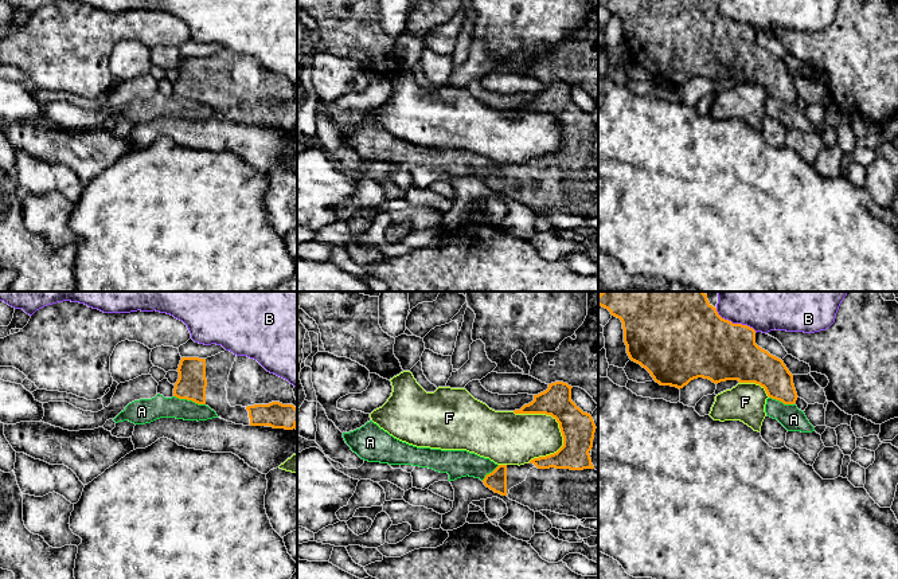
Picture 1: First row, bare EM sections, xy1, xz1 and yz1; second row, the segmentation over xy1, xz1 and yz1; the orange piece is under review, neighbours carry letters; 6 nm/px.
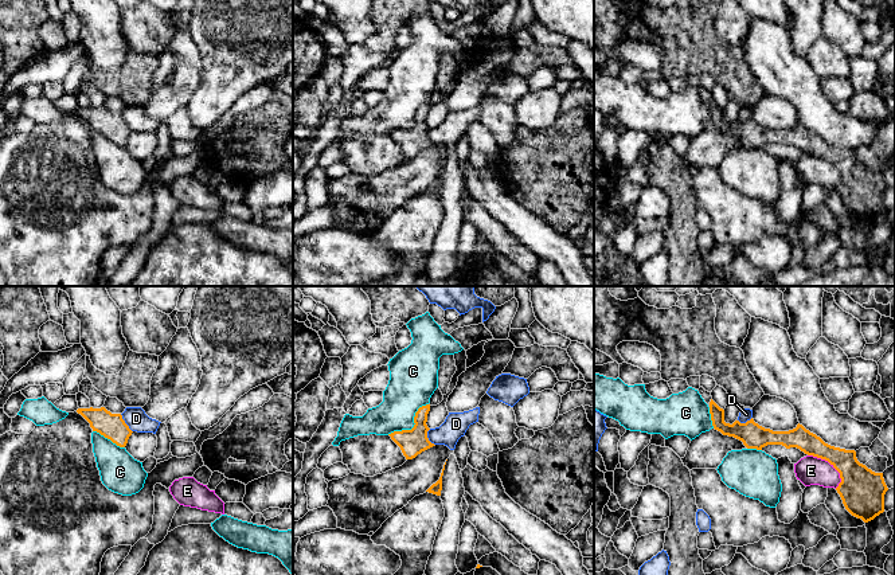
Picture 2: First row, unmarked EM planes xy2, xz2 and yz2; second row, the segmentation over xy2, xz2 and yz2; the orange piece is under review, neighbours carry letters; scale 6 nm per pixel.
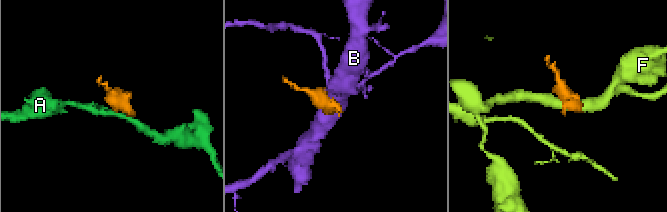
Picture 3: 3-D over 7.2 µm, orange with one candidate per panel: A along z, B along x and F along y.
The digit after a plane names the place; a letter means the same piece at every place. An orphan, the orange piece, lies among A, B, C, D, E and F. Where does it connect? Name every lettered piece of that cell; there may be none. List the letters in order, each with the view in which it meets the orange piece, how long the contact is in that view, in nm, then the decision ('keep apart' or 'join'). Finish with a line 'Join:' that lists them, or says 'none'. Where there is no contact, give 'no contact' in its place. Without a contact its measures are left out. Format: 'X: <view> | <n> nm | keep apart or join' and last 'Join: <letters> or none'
A: xy1 | 200 nm | keep apart
B: yz1 | 280 nm | keep apart
C: xz2 | 320 nm | keep apart
D: xy2 | 130 nm | keep apart
E: yz2 | 260 nm | keep apart
F: xz1 | 380 nm | keep apart
Join: none

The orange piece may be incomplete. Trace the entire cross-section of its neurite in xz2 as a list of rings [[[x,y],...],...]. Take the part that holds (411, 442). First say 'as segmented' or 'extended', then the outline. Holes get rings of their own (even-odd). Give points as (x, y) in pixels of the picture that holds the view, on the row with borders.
as segmented; [[[430,404],[418,408],[414,416],[414,427],[411,430],[394,431],[388,434],[391,439],[400,447],[406,459],[413,459],[422,451],[435,446],[427,438],[430,430],[426,425]]]

